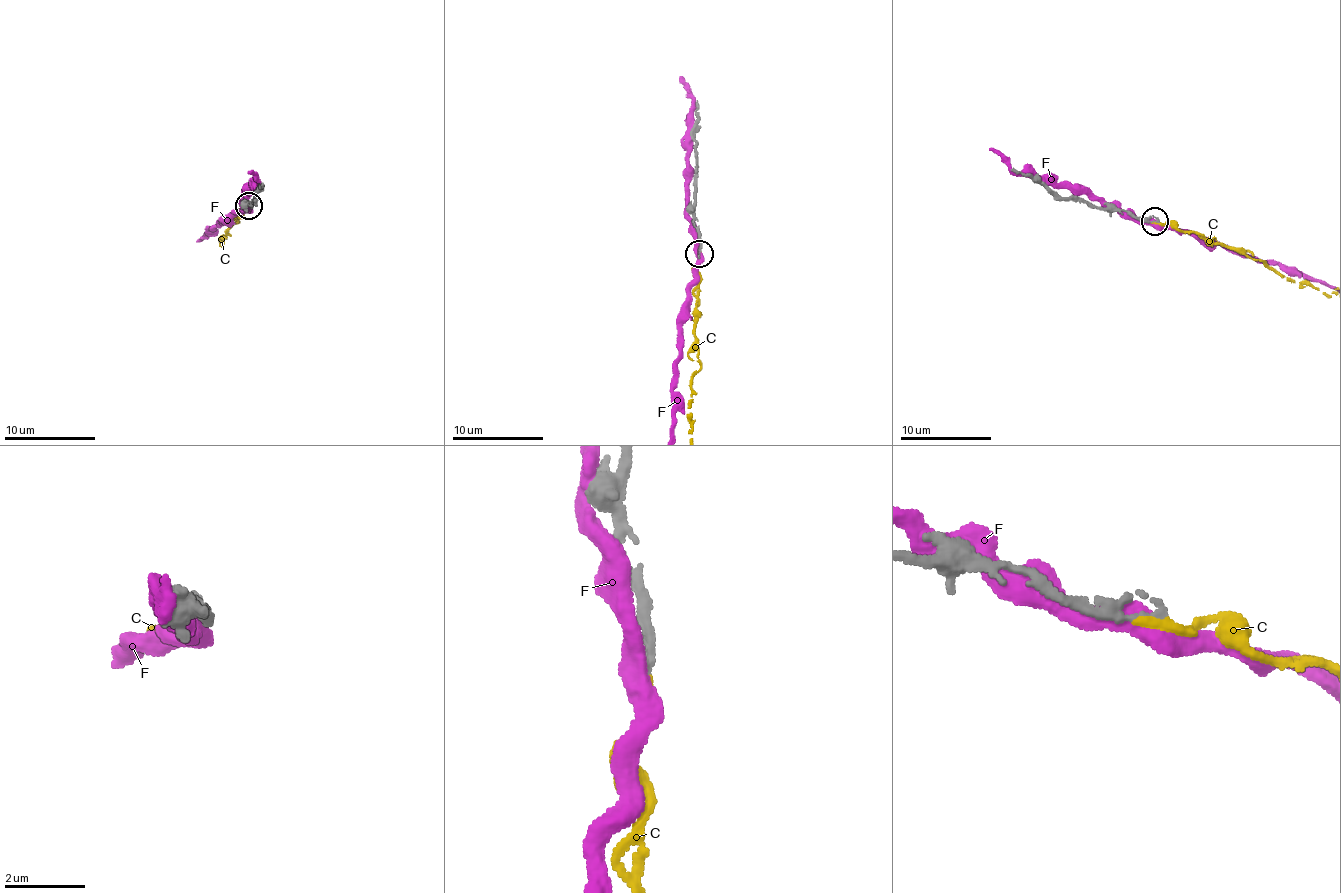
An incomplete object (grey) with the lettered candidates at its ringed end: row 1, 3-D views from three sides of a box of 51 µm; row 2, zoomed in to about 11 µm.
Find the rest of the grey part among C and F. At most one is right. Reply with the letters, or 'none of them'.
C

